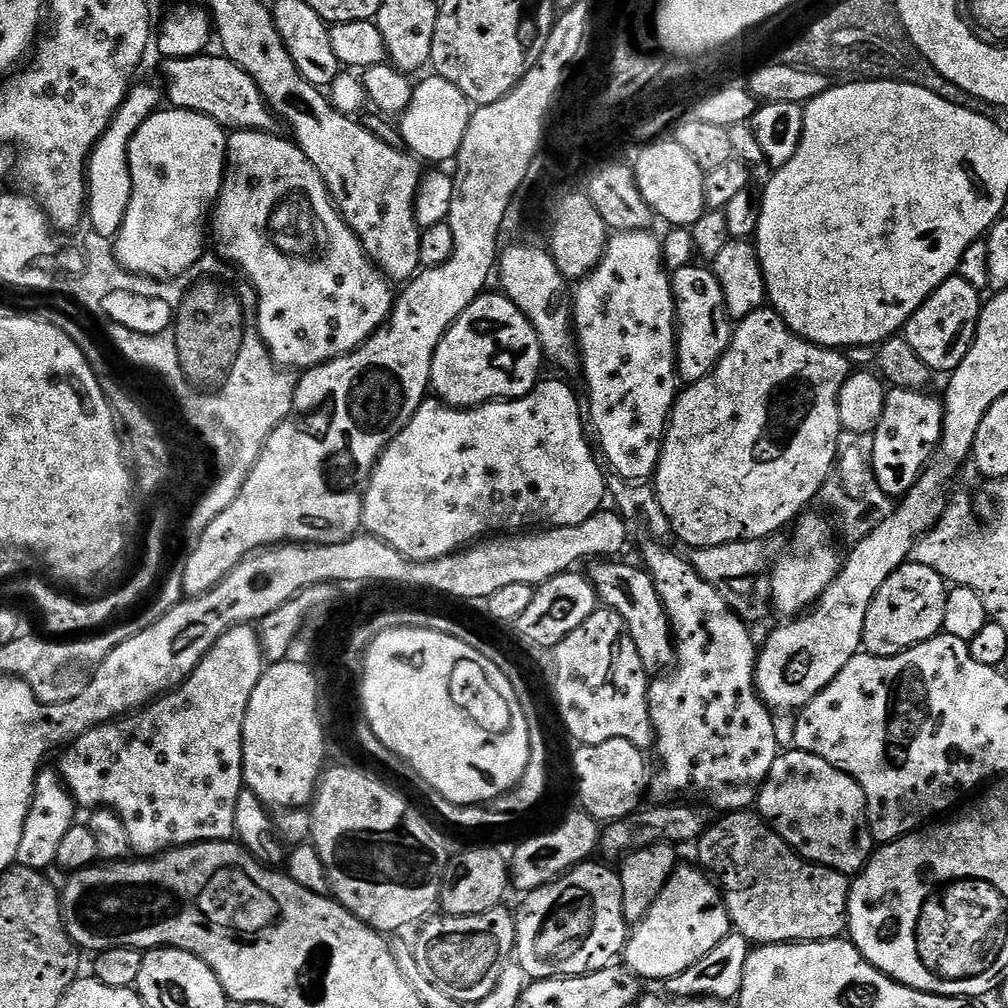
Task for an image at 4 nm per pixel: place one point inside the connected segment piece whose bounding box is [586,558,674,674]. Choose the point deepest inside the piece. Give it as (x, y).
(628, 591)

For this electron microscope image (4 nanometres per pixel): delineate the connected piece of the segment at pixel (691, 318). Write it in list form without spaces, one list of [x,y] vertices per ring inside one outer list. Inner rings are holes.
[[[693,262],[675,269],[671,277],[672,293],[676,299],[676,374],[685,385],[690,385],[706,378],[714,371],[716,363],[724,357],[732,341],[734,321],[728,314],[722,286],[718,286],[718,278],[712,273],[711,267]]]

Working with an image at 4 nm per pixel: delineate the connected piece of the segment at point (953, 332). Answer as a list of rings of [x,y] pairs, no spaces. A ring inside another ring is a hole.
[[[958,274],[954,275],[942,282],[942,286],[938,286],[938,290],[934,290],[934,294],[930,294],[930,298],[926,298],[926,302],[922,302],[922,306],[918,306],[918,310],[914,310],[912,317],[904,323],[904,340],[910,342],[914,354],[918,354],[918,358],[922,358],[933,373],[951,374],[962,358],[966,358],[978,330],[982,307],[980,296],[981,289],[970,286],[970,282]]]

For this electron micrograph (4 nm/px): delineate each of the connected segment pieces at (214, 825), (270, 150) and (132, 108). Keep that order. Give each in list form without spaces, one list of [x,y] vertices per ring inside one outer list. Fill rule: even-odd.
[[[252,624],[234,625],[229,632],[222,634],[222,638],[218,638],[218,642],[204,655],[200,665],[184,679],[183,684],[173,688],[171,692],[164,693],[135,714],[88,729],[86,734],[82,734],[63,749],[64,757],[60,760],[58,771],[64,780],[64,785],[71,792],[72,799],[80,806],[92,804],[91,806],[113,808],[118,818],[122,818],[122,826],[126,828],[132,852],[140,858],[158,856],[162,852],[171,852],[173,848],[184,848],[188,844],[211,845],[213,842],[231,841],[236,835],[238,794],[244,788],[244,719],[246,710],[250,706],[250,698],[258,686],[265,667],[266,661],[264,653],[260,651],[260,637],[257,629]]]
[[[236,130],[226,140],[226,167],[224,170],[224,184],[220,187],[220,196],[216,200],[216,207],[210,216],[210,236],[216,239],[215,251],[229,264],[235,266],[242,273],[245,280],[256,291],[256,324],[260,327],[260,337],[268,347],[268,353],[279,367],[285,370],[307,370],[317,368],[319,364],[330,362],[339,356],[350,354],[354,349],[362,347],[377,330],[388,323],[394,303],[393,285],[387,276],[368,259],[360,239],[350,230],[350,226],[341,216],[340,211],[332,202],[328,194],[328,187],[314,170],[314,166],[306,154],[291,139],[276,136],[272,132],[253,132],[251,130]]]
[[[135,83],[129,89],[128,96],[122,106],[116,111],[110,126],[103,132],[102,138],[94,146],[88,156],[85,176],[88,180],[88,198],[86,201],[86,216],[91,231],[100,237],[115,239],[124,225],[126,210],[130,206],[133,194],[133,180],[128,162],[128,146],[134,134],[141,128],[160,107],[162,90],[152,84]]]

